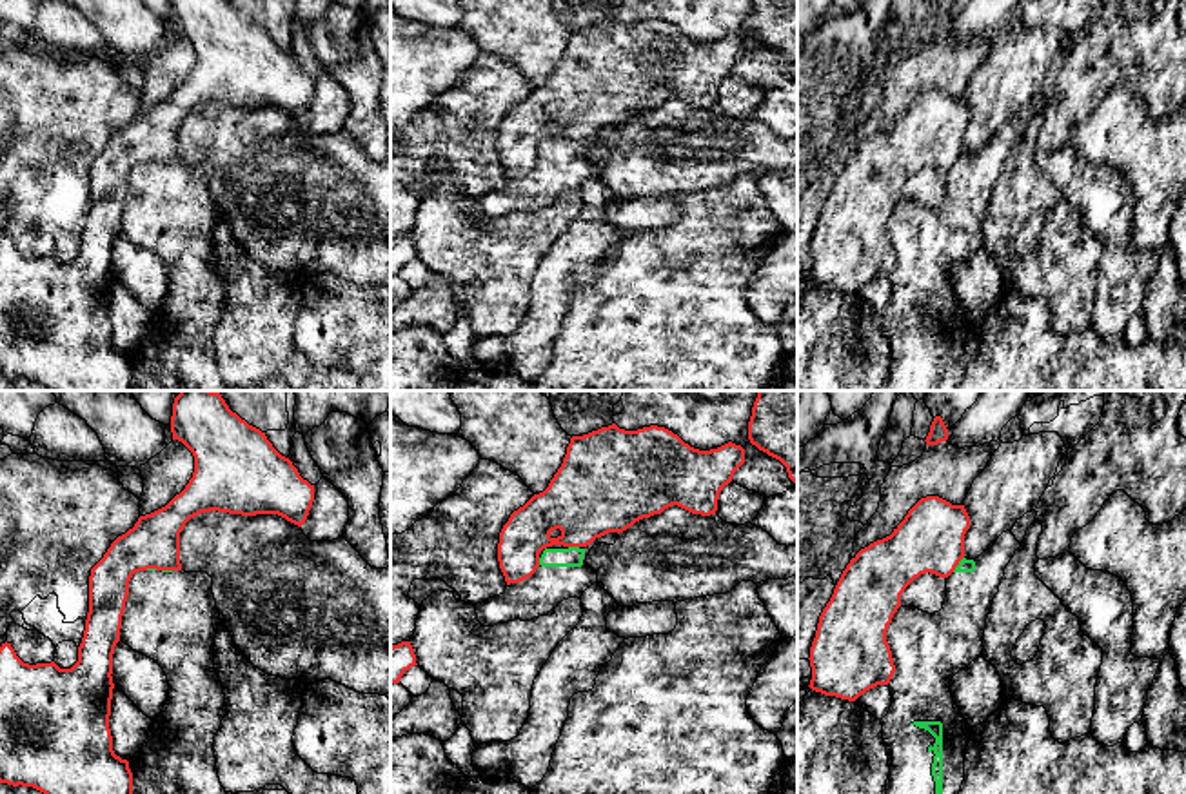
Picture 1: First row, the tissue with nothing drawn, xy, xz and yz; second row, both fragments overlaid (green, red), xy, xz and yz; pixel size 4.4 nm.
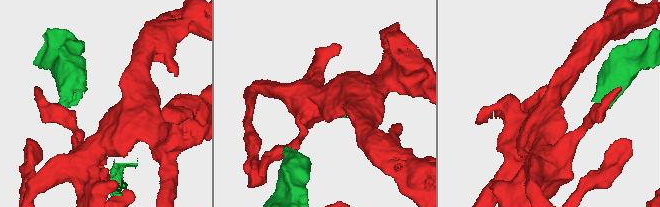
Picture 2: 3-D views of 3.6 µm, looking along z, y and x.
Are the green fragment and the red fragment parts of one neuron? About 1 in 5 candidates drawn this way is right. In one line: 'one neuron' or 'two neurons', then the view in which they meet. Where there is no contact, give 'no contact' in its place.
two neurons | yz

